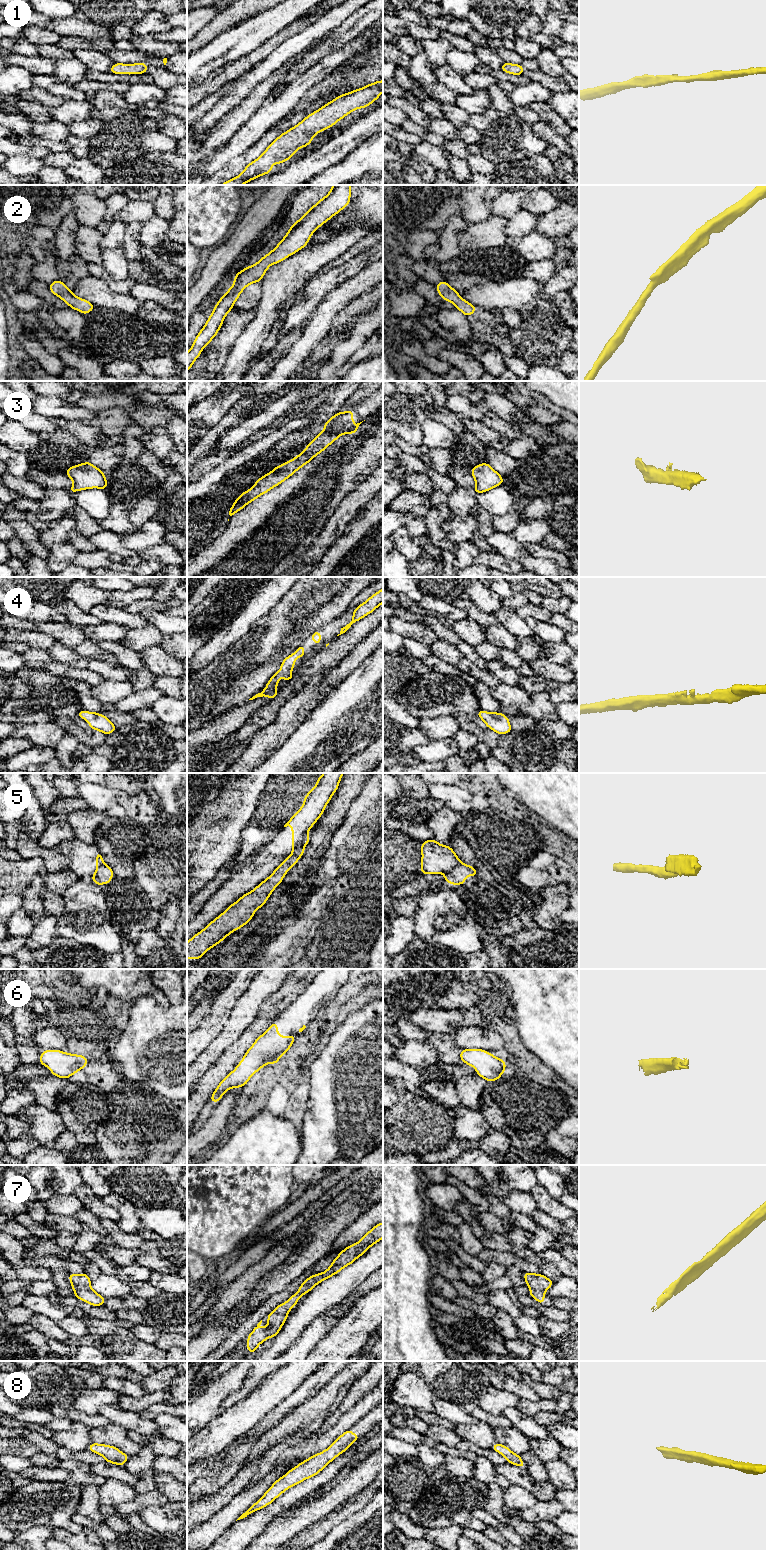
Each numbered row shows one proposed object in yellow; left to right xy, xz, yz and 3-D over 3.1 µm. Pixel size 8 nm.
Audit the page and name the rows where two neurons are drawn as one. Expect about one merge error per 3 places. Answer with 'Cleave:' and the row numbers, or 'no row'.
Cleave: 5

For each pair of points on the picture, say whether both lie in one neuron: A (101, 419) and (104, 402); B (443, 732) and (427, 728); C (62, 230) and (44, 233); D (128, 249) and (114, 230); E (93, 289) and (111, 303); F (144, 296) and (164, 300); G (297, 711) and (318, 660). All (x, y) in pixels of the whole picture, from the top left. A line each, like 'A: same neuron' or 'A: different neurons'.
A: different neurons
B: same neuron
C: different neurons
D: different neurons
E: same neuron
F: same neuron
G: different neurons

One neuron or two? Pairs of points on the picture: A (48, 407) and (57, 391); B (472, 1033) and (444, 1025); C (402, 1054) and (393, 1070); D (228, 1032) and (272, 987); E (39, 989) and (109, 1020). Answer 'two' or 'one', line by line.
A: two
B: two
C: two
D: one
E: one

